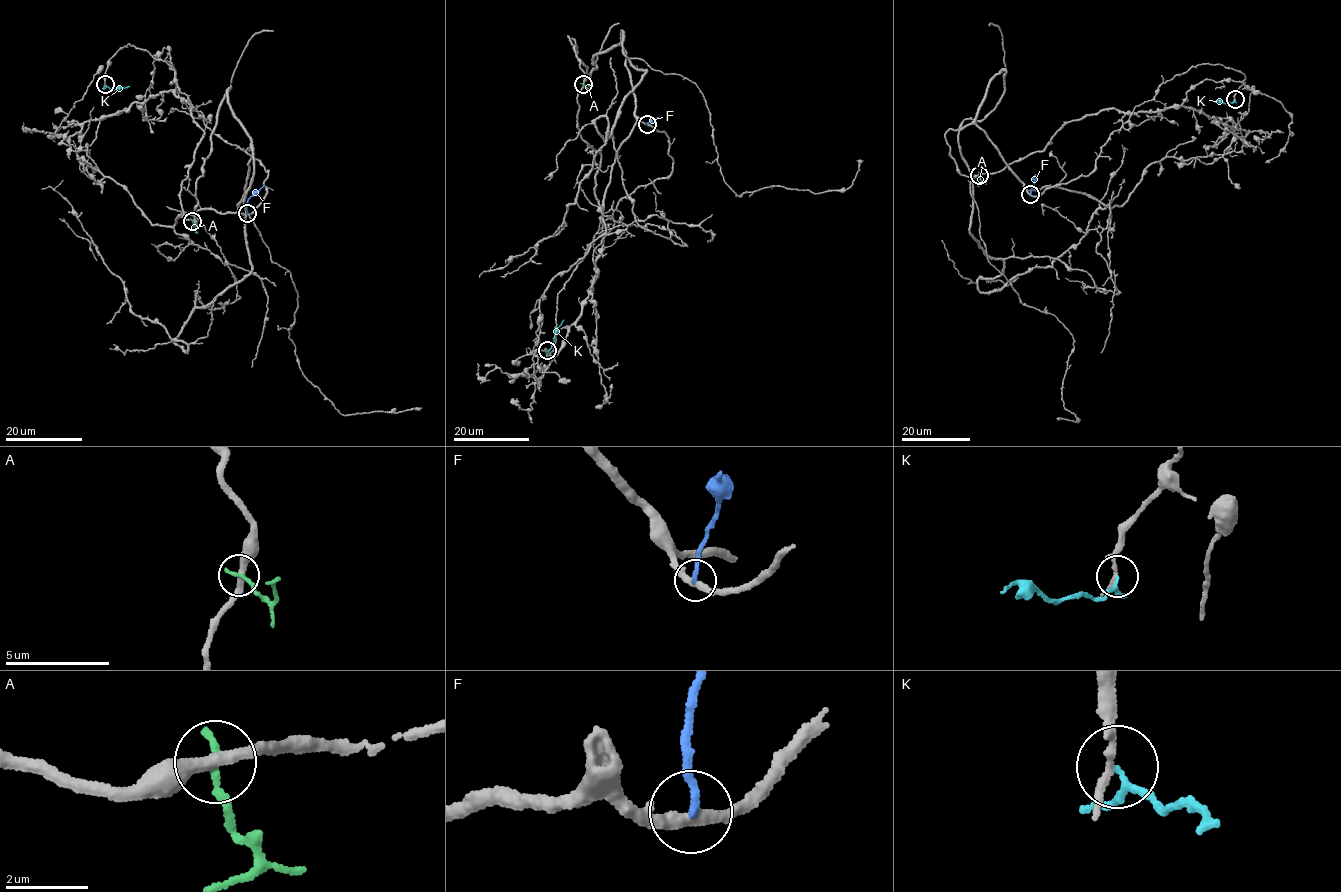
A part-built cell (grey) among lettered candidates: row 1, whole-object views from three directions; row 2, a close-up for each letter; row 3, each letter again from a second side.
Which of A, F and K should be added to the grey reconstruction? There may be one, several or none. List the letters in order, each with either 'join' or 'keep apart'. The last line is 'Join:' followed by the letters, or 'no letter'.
A: keep apart
F: keep apart
K: keep apart
Join: no letter

